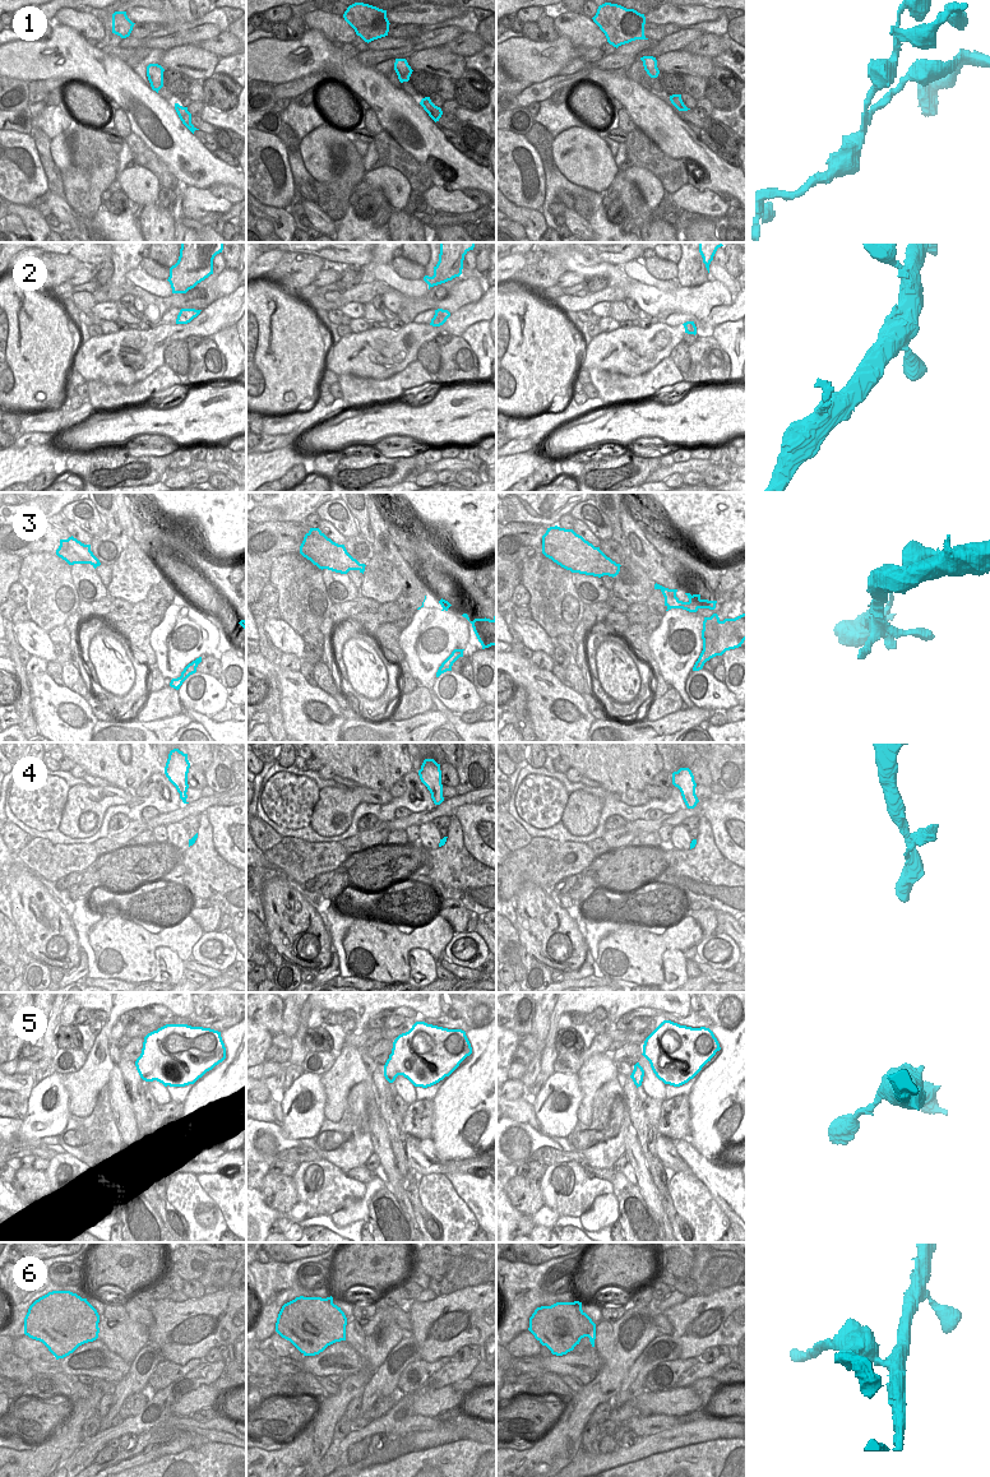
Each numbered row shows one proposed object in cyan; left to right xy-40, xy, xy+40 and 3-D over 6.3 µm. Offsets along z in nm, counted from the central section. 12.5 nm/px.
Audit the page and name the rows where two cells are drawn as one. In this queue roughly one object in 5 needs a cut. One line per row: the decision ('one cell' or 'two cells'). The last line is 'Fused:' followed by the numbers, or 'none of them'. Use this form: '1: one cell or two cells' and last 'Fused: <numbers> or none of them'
1: one cell
2: one cell
3: one cell
4: one cell
5: one cell
6: two cells
Fused: 6

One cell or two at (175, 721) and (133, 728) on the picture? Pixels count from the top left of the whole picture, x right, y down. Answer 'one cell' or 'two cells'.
one cell

